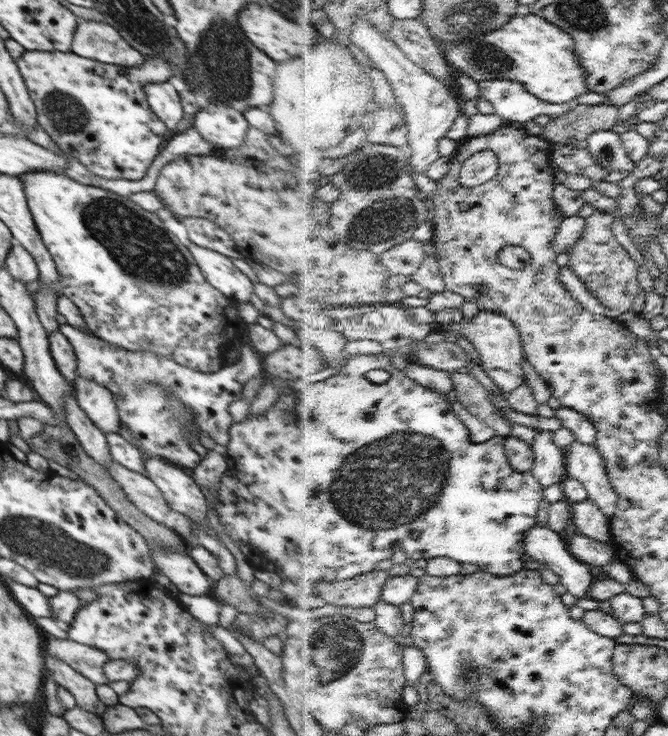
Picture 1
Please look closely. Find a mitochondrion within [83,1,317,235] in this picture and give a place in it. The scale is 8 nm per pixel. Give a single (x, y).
(223, 65)

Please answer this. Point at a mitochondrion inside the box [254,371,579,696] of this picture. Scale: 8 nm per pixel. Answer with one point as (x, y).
(383, 488)

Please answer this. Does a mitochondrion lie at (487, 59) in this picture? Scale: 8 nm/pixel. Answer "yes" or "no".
yes

